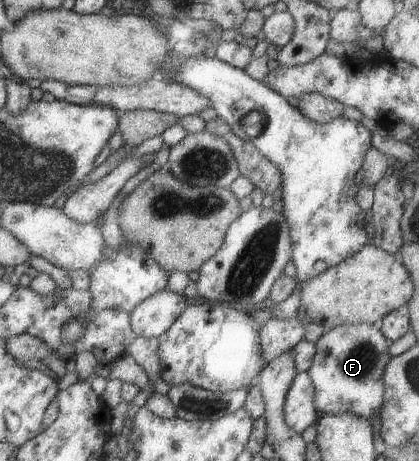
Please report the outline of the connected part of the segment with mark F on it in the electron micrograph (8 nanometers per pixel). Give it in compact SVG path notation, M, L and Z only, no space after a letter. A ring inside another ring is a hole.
M360 323L332 327L321 334L315 342L308 376L314 388L314 406L319 414L352 414L371 423L372 416L380 414L384 386L382 372L390 360L388 340L378 324Z

